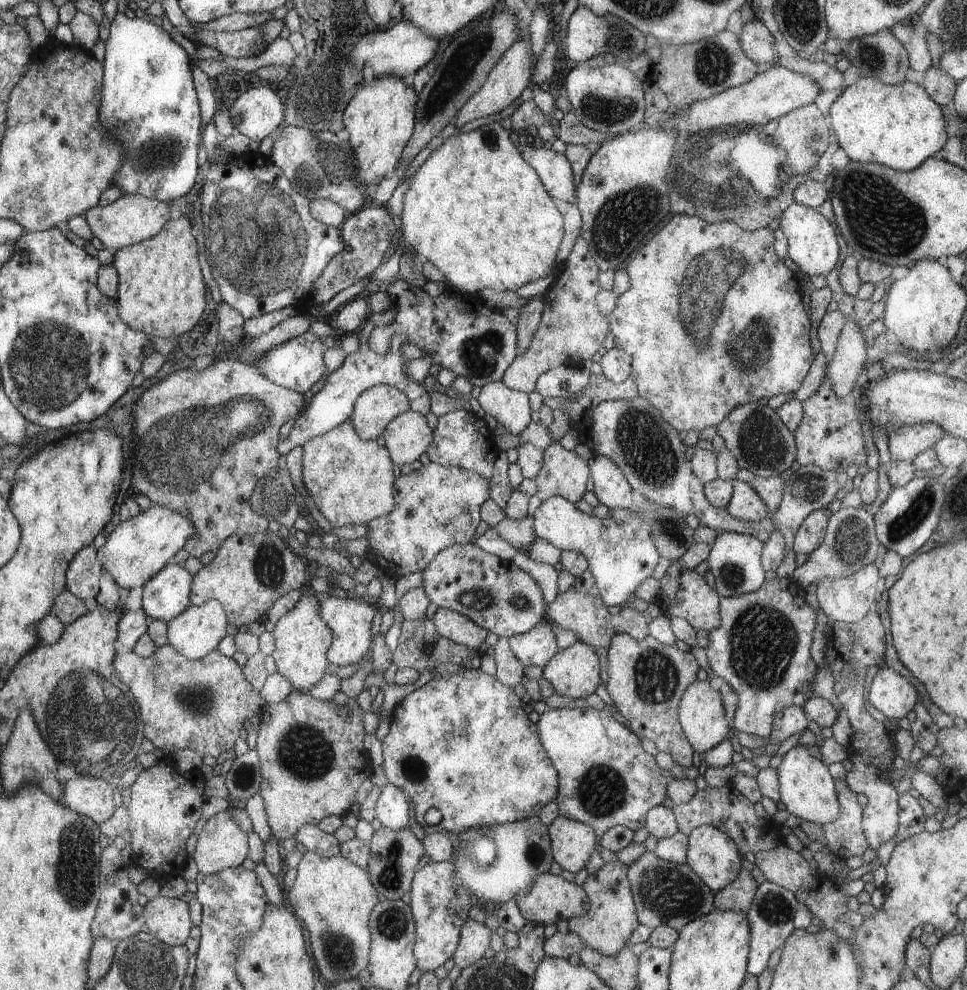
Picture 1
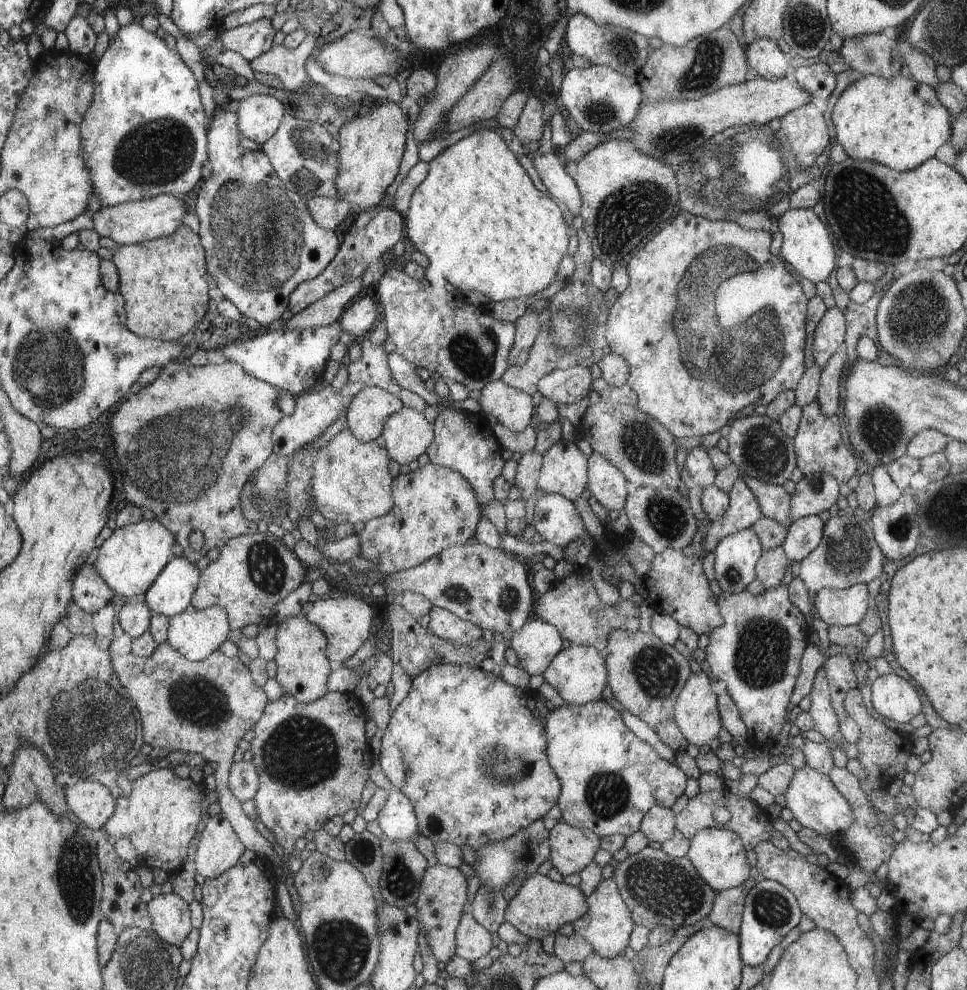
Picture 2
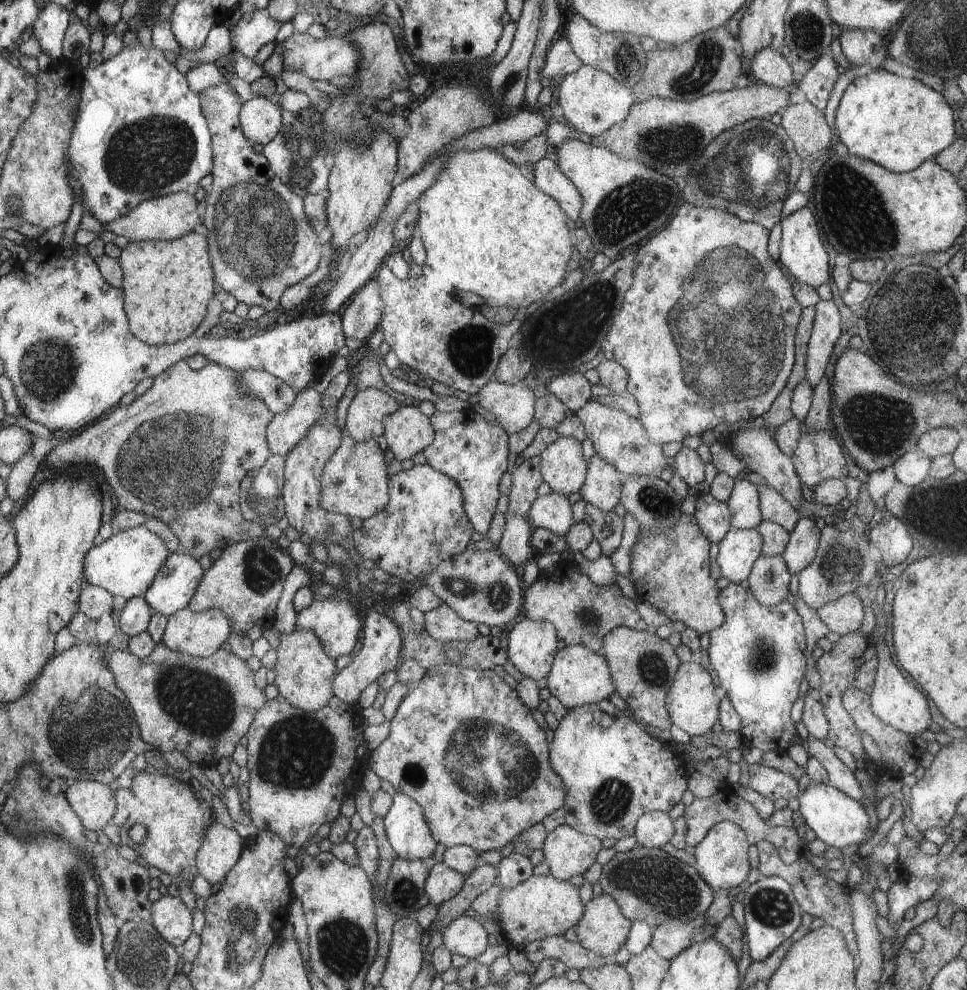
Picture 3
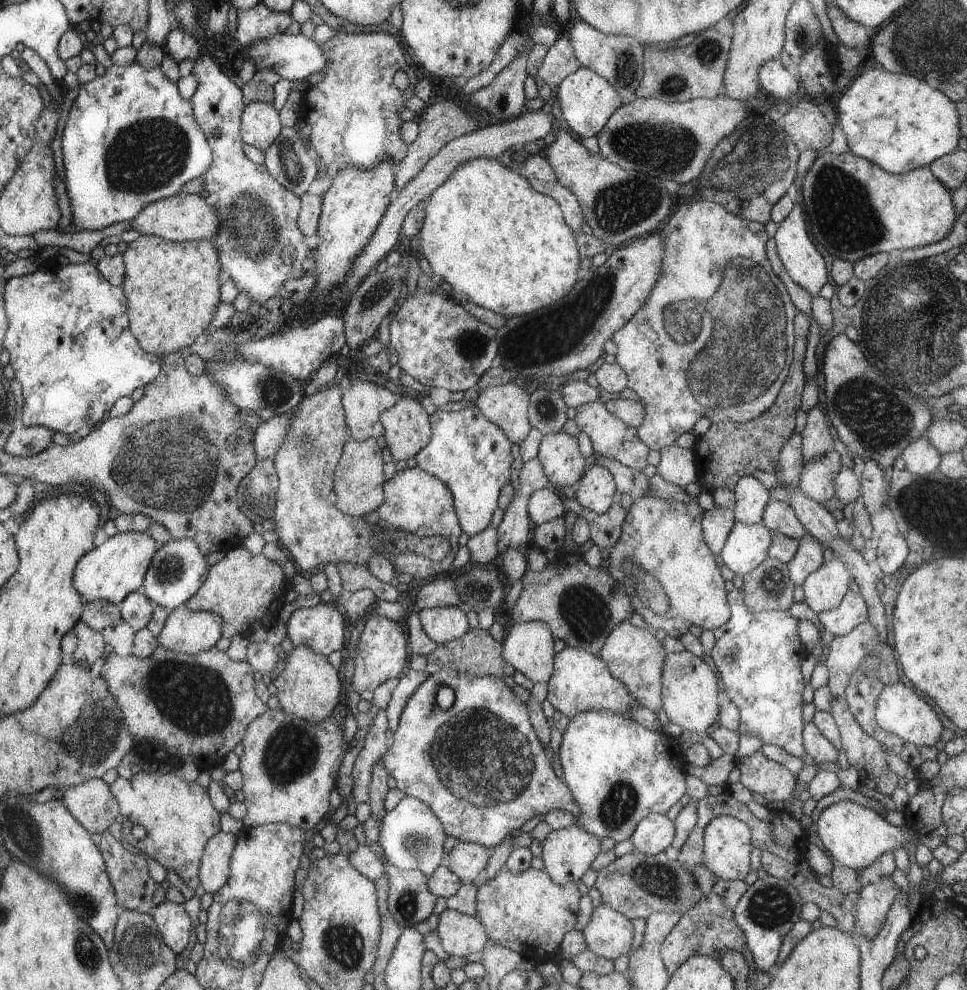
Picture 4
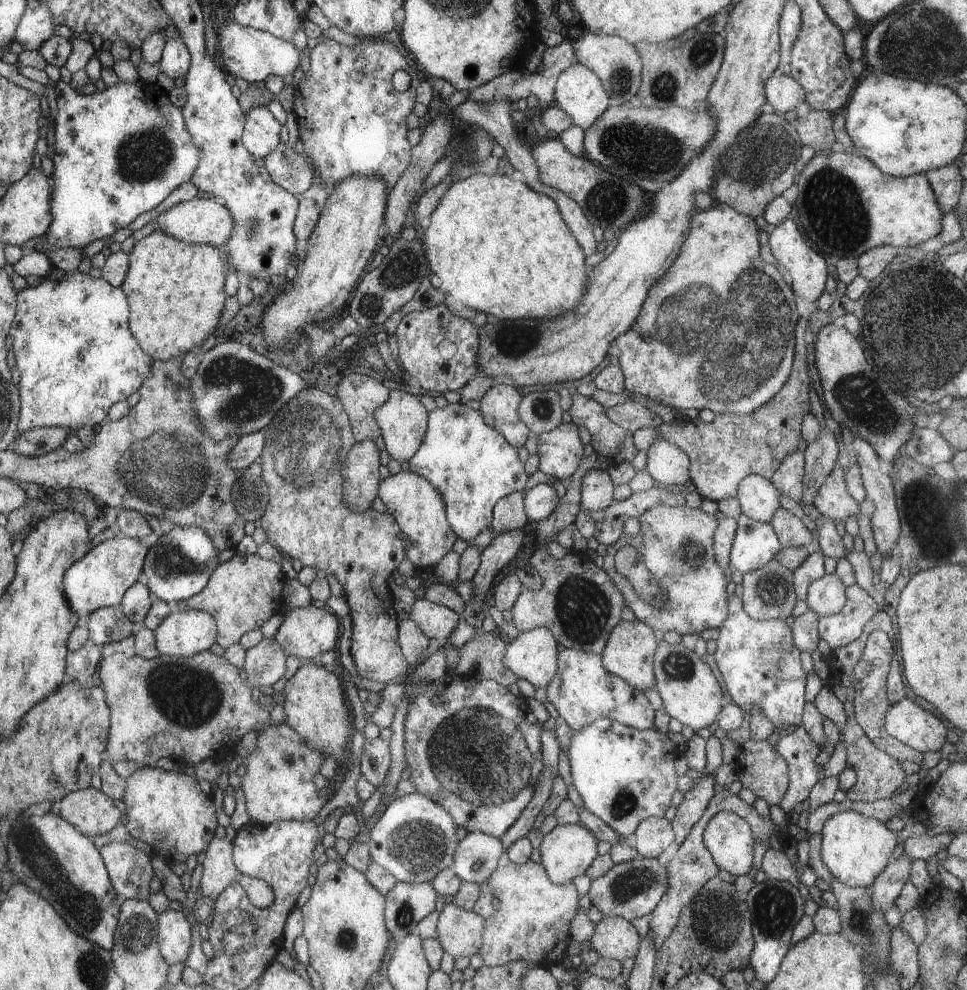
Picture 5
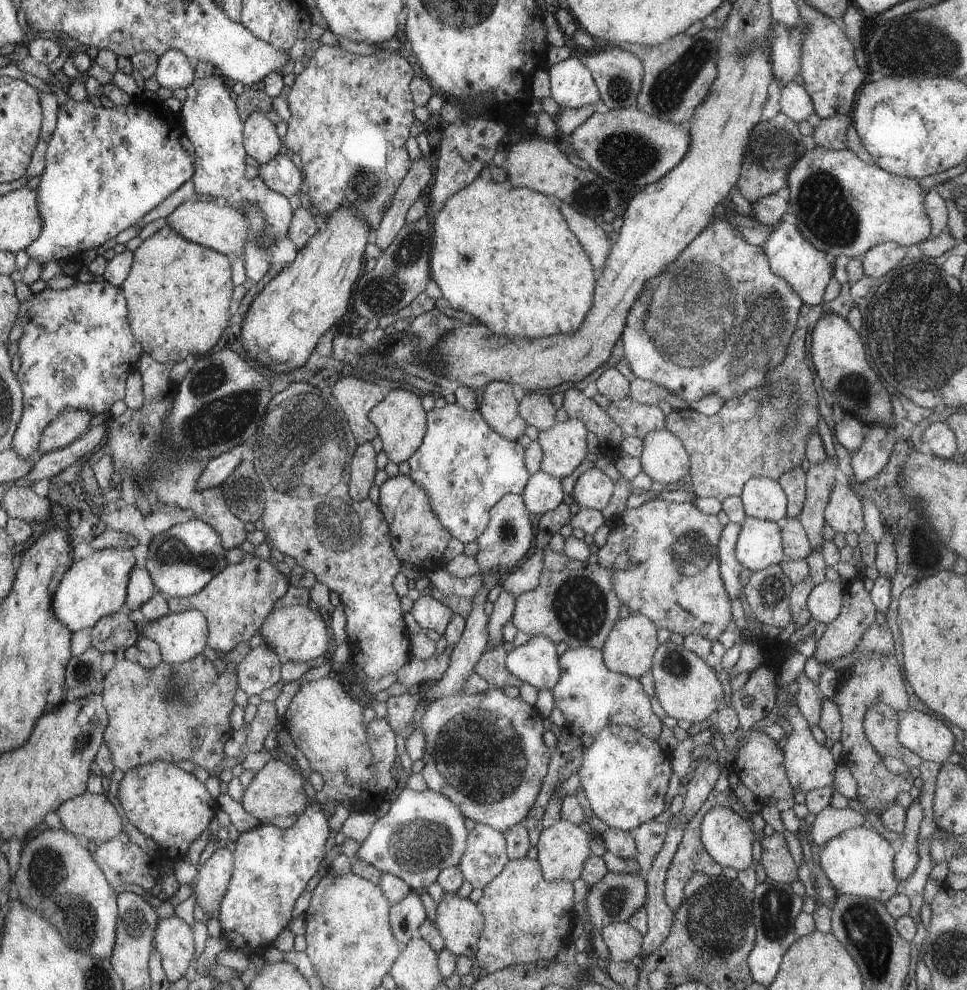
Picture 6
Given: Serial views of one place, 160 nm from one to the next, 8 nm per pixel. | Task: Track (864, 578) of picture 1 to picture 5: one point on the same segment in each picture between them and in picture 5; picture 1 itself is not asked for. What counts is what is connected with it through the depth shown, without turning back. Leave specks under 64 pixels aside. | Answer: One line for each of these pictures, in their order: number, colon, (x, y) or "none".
2: (843, 607)
3: (843, 616)
4: (853, 610)
5: (841, 629)

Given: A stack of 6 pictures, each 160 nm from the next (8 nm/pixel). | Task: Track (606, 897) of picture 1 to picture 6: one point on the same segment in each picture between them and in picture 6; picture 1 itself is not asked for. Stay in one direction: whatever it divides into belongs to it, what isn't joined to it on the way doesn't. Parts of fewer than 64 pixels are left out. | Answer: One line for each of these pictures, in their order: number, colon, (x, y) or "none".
2: (608, 926)
3: (604, 930)
4: (609, 934)
5: (616, 938)
6: (624, 941)

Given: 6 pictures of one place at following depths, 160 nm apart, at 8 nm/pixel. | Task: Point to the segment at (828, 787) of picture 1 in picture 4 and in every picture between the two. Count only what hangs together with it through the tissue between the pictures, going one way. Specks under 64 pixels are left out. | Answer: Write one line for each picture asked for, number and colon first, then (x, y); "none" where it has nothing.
2: (815, 803)
3: (839, 821)
4: (855, 836)

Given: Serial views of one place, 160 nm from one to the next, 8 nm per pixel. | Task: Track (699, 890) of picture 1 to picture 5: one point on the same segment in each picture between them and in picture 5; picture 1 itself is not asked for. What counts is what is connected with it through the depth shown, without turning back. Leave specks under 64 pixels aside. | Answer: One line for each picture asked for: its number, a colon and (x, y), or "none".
2: (660, 889)
3: (651, 886)
4: (636, 885)
5: (632, 889)

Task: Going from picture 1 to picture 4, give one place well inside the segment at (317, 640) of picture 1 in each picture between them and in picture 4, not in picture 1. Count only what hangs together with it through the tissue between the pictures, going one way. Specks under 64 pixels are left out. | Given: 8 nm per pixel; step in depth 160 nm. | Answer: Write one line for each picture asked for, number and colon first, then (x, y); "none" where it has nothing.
2: (303, 668)
3: (304, 674)
4: (308, 687)

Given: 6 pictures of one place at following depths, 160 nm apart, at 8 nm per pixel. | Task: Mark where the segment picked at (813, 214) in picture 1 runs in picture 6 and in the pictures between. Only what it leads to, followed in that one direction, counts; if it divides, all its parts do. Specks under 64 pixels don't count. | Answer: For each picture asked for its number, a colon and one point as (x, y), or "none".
2: (807, 246)
3: (802, 252)
4: (805, 265)
5: (806, 270)
6: (793, 257)

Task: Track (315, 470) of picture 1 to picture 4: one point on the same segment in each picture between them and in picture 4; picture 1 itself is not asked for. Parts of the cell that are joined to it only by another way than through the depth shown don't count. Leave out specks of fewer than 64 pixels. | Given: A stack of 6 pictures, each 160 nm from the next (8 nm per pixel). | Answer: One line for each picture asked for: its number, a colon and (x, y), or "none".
2: (350, 483)
3: (354, 483)
4: (358, 479)

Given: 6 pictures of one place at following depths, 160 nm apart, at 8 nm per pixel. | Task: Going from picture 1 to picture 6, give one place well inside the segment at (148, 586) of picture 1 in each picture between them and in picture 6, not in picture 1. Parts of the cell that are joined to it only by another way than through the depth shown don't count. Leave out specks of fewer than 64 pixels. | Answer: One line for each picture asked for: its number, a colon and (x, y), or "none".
2: (171, 593)
3: (175, 586)
4: (178, 570)
5: (178, 566)
6: (182, 560)

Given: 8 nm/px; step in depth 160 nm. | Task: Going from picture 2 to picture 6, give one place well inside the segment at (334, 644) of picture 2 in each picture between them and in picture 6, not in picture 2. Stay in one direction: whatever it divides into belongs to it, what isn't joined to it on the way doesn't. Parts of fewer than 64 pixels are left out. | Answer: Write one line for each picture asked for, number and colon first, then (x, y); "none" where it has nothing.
3: (337, 622)
4: (321, 627)
5: (306, 632)
6: (295, 633)

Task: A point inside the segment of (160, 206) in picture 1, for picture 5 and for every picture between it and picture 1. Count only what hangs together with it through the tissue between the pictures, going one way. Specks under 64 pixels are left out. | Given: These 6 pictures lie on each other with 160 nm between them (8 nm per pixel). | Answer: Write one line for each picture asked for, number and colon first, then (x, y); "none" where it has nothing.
2: (130, 223)
3: (172, 216)
4: (178, 218)
5: (200, 221)

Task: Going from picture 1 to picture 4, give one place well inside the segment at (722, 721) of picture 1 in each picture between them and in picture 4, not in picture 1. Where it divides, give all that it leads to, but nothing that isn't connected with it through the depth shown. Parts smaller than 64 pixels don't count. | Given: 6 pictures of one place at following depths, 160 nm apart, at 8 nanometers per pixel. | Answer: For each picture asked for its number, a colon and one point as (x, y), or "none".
2: (696, 713)
3: (693, 706)
4: (691, 689)

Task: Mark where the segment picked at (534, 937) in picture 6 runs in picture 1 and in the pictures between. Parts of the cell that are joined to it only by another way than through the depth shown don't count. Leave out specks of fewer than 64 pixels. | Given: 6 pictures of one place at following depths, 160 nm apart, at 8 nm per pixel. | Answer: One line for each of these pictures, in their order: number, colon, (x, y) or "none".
1: (552, 898)
2: (541, 906)
3: (542, 906)
4: (528, 912)
5: (528, 916)

